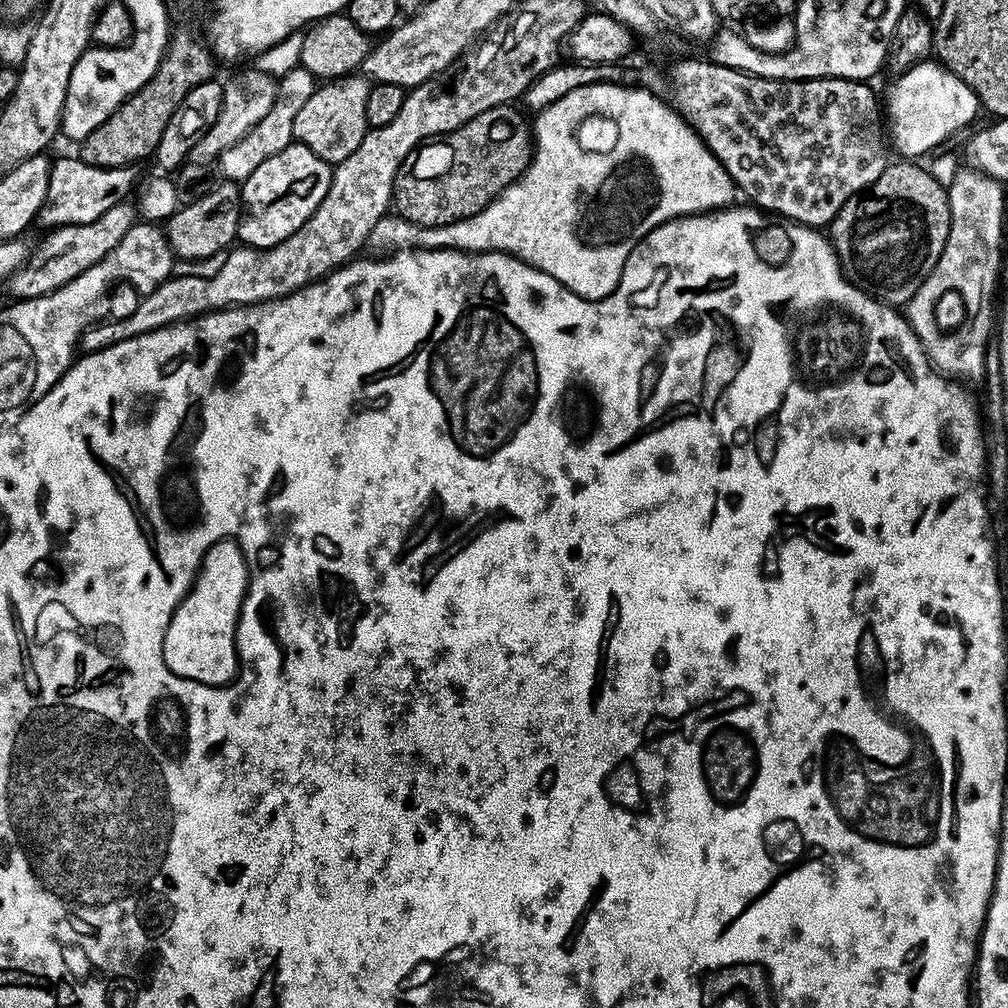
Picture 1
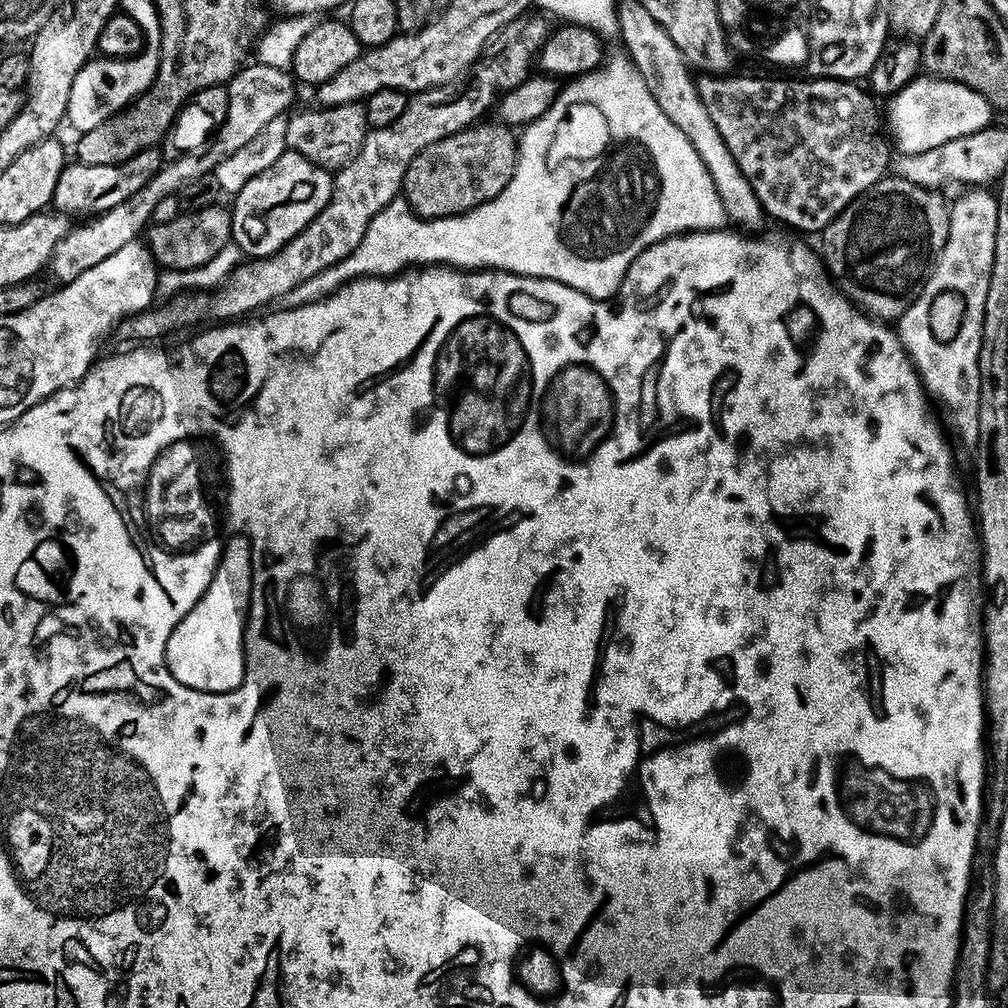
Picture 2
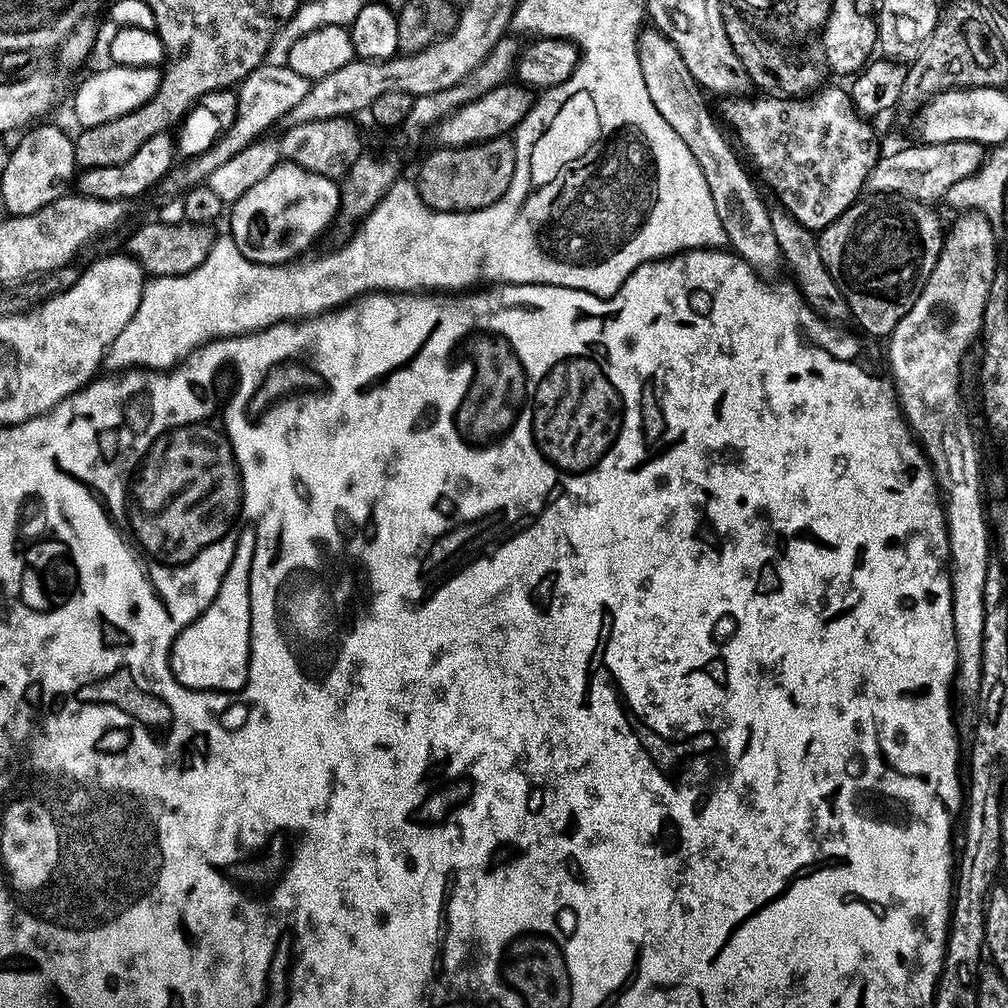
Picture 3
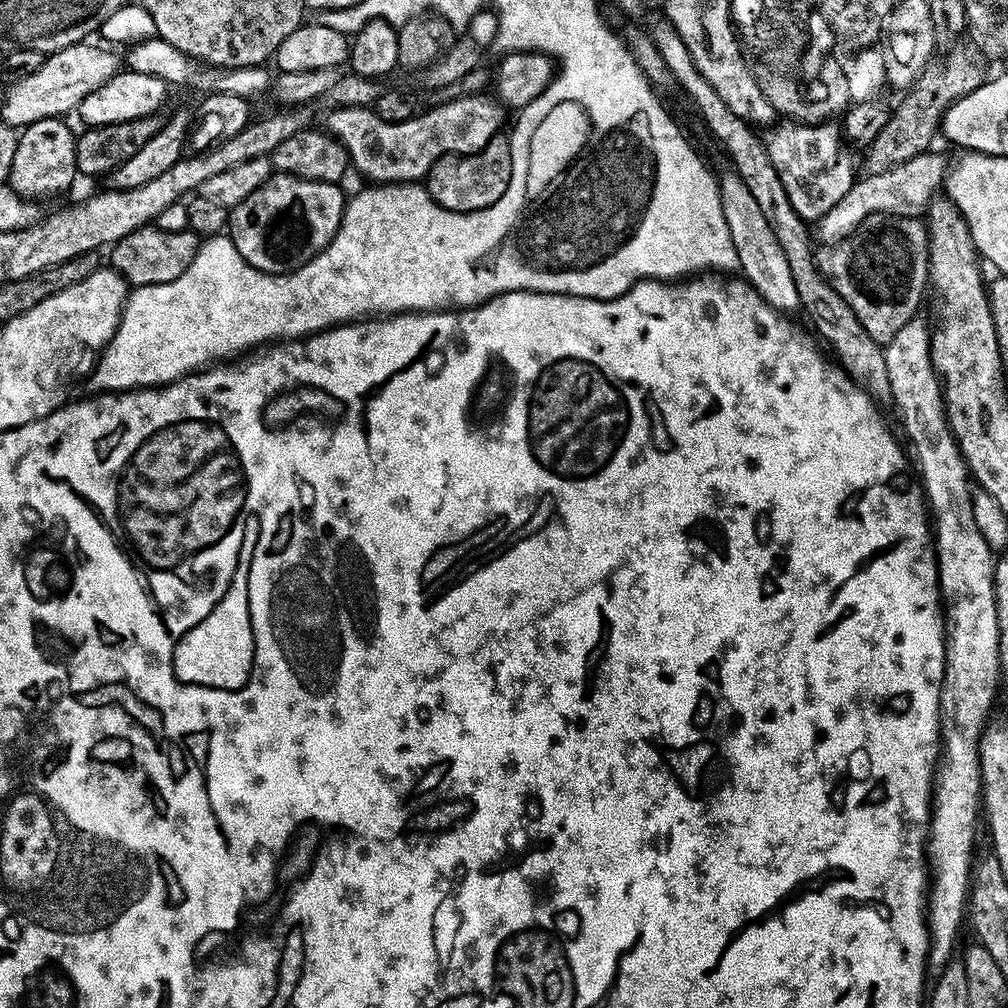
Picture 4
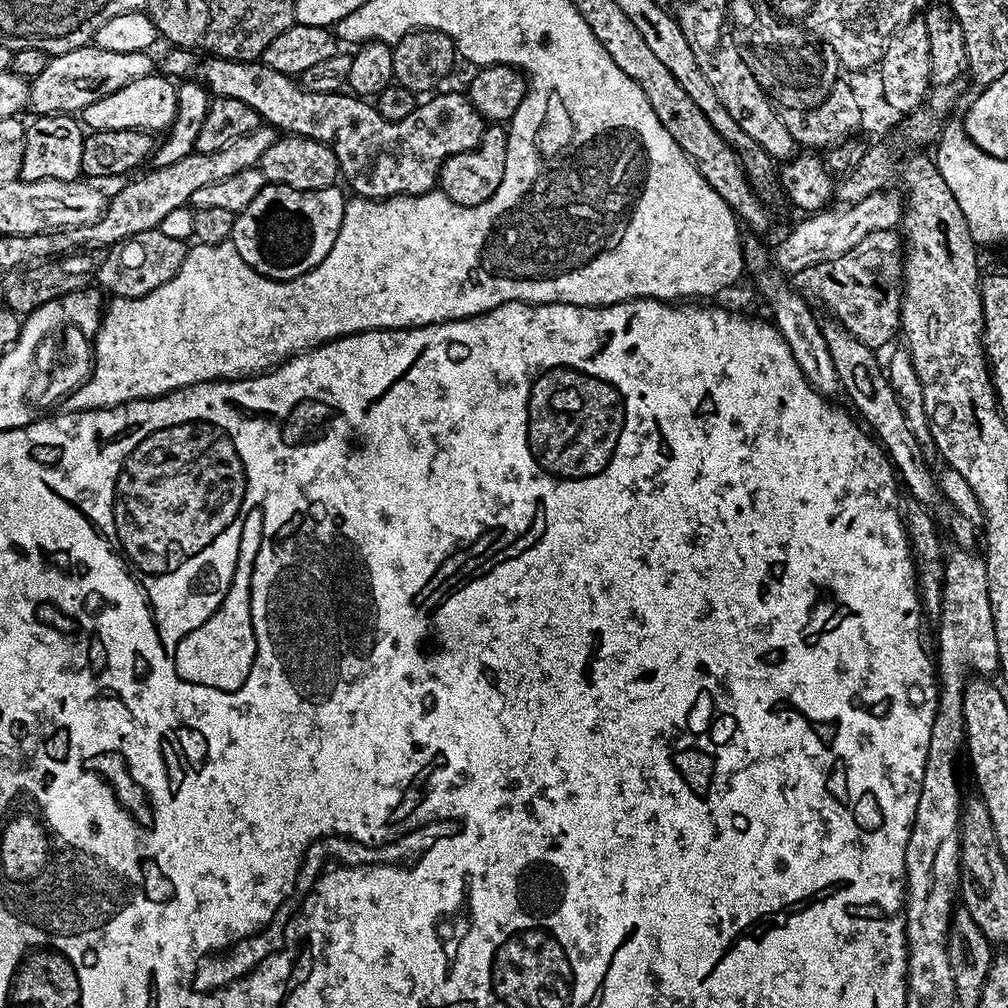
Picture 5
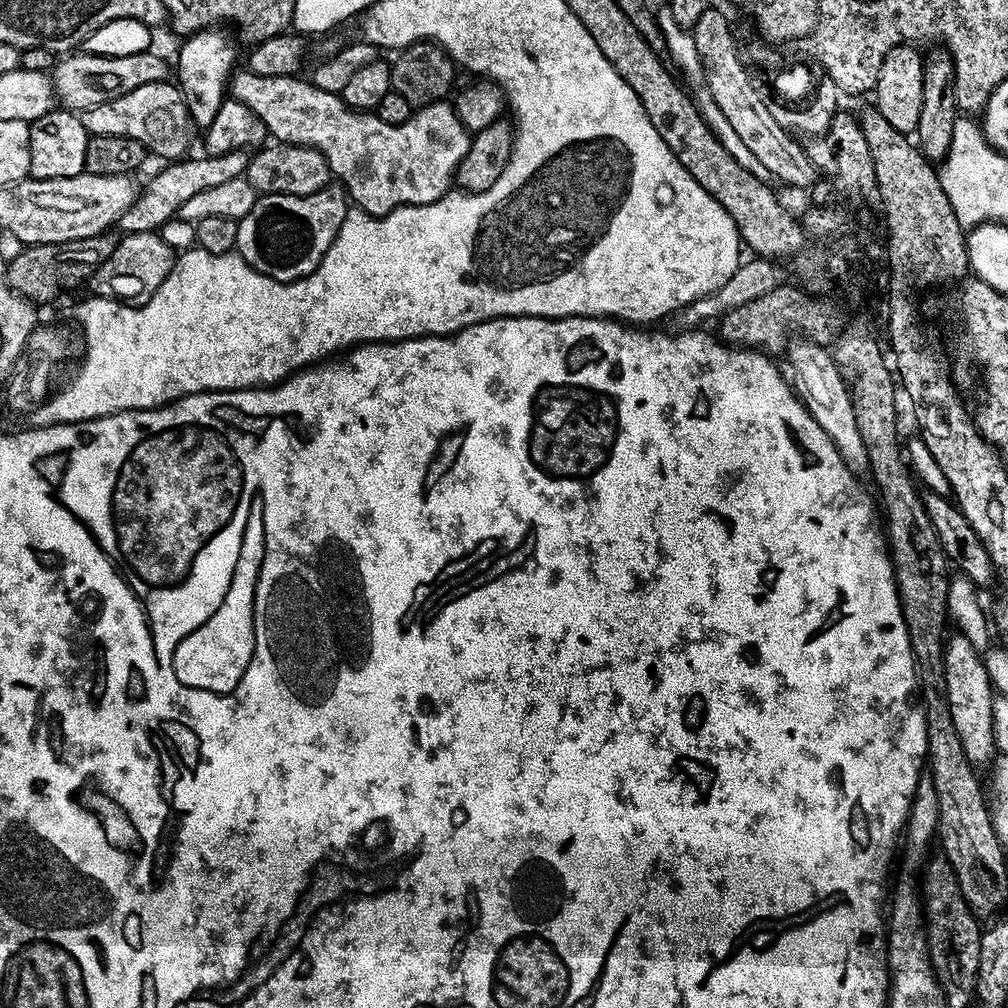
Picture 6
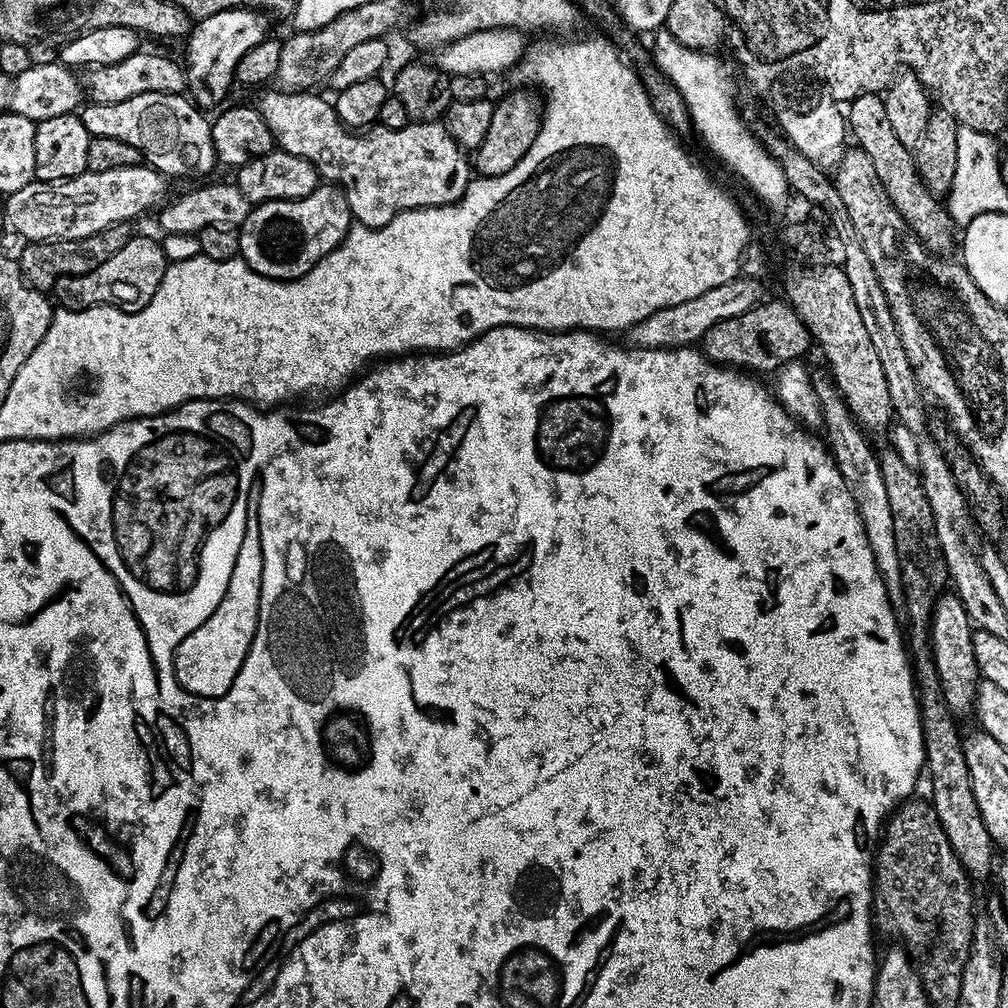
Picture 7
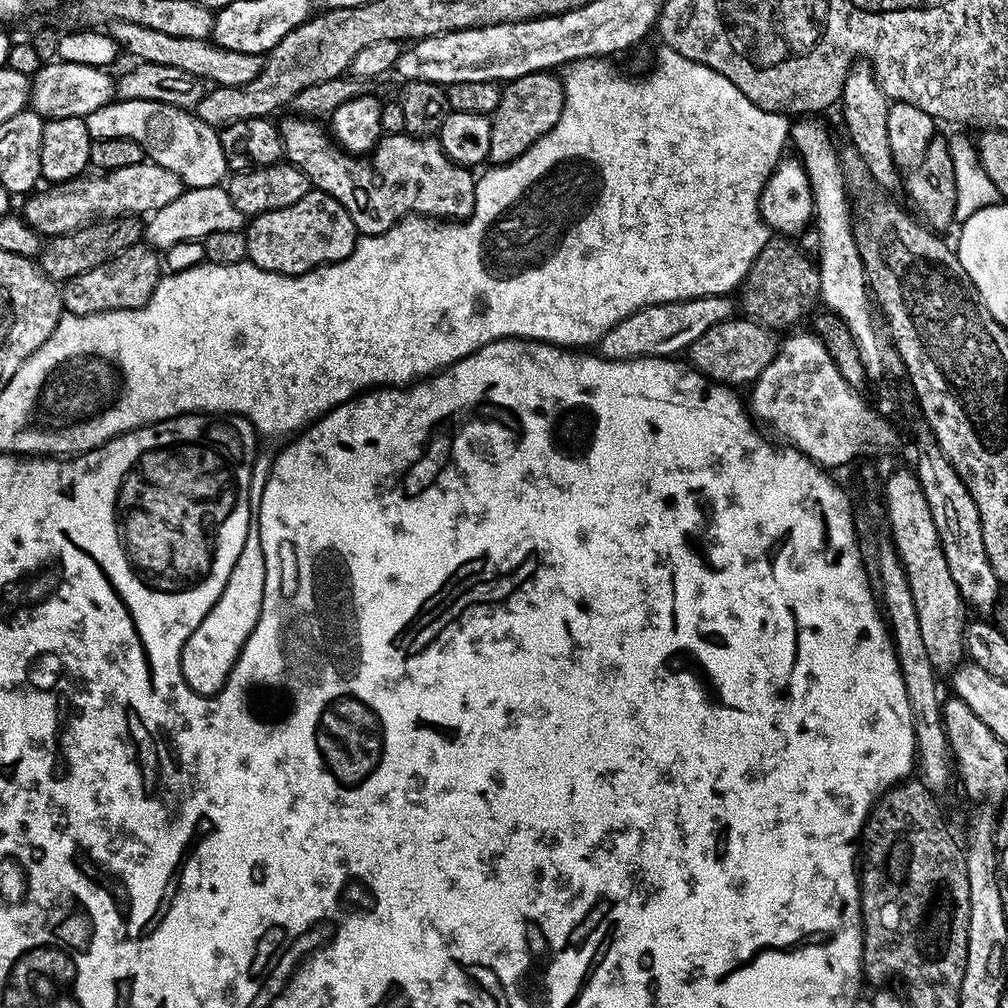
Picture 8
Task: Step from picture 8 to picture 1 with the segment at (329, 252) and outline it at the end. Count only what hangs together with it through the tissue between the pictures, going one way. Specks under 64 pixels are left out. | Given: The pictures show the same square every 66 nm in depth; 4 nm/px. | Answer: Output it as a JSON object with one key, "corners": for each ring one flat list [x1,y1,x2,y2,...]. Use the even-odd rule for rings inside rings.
{"corners":[[293,142,286,150,266,158,240,189,242,211,236,231,239,243,250,248,269,248,294,234,318,210,318,202,330,190,333,165,327,164,314,150]]}

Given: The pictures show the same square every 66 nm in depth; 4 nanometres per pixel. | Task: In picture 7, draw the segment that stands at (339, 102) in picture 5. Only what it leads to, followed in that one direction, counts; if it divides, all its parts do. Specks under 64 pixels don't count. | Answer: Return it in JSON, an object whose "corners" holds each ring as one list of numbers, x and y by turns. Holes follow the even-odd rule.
{"corners":[[275,90,276,92,268,92,264,97,258,101,258,107,262,118,266,118,266,126,270,126,272,131,272,138,275,147,282,152,289,152,290,154,298,154,300,158,306,158,311,164,317,168,321,177,327,183,337,185,346,194,346,202,352,211,352,218,355,223,365,224,367,228,381,228,386,226,386,222,390,222,398,213,408,212,411,208,437,208,438,206,446,206,447,204,456,204,464,196,465,190,468,189,468,182,470,179,470,160,466,157,465,149,461,148,456,143,456,139,452,137,447,123,440,120,422,120,419,122,410,122,402,130,390,130,389,128,381,128,373,126,367,130,353,130,346,127,341,122,336,113,333,101,331,99,323,100,320,96,315,96,317,93,312,90,305,90,303,92,285,92,283,90]]}

